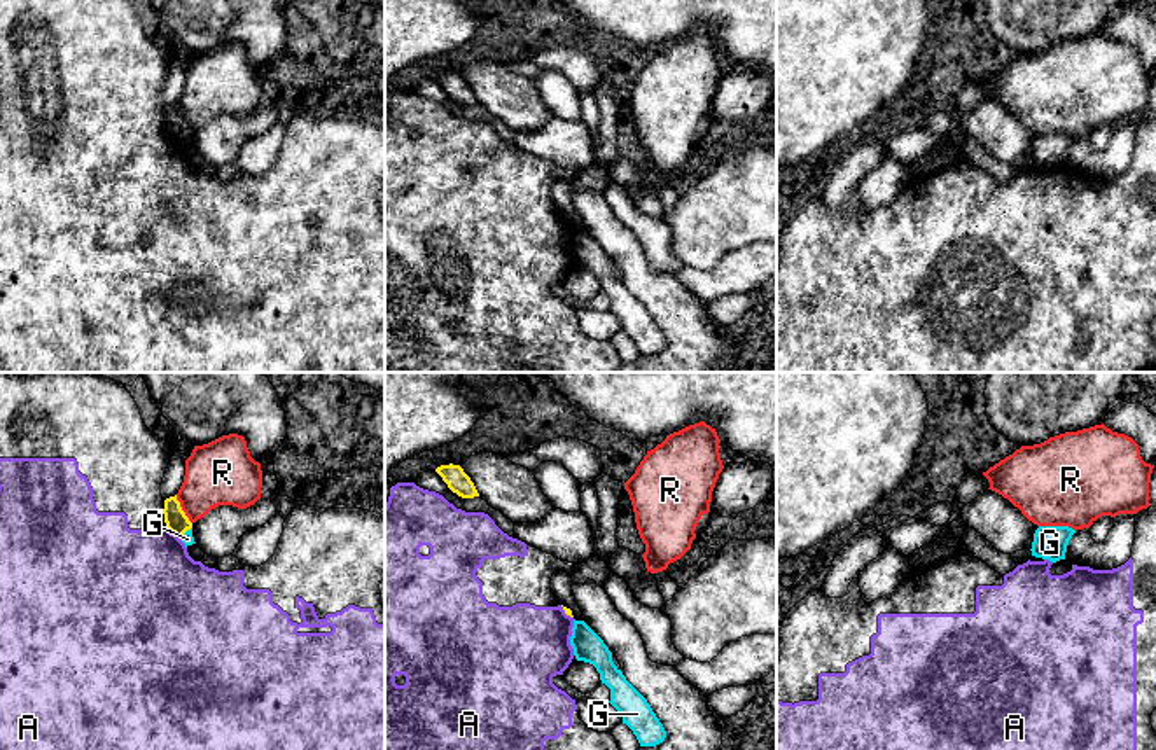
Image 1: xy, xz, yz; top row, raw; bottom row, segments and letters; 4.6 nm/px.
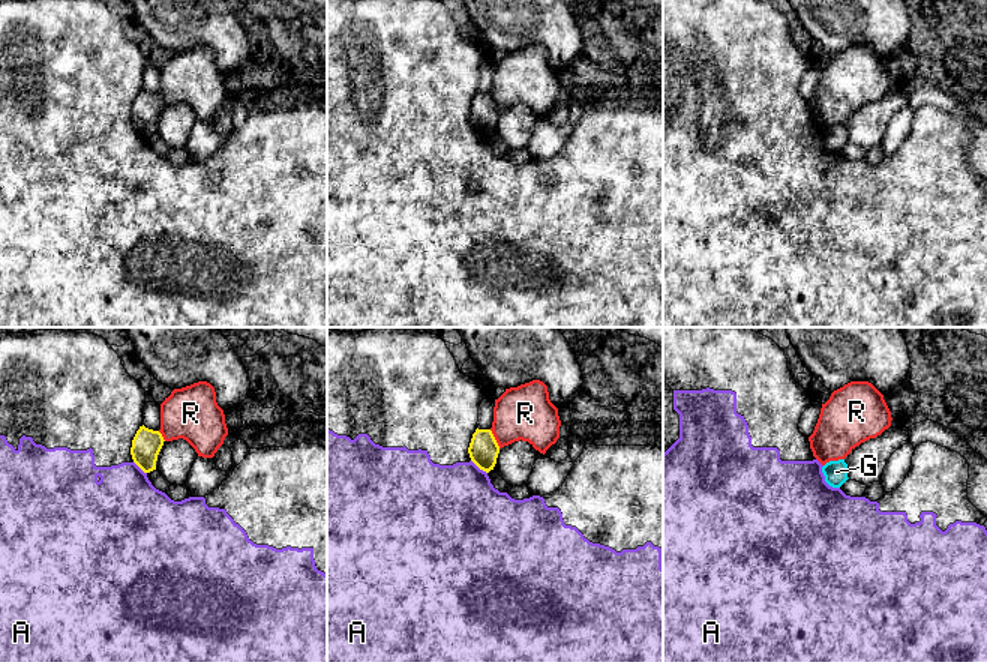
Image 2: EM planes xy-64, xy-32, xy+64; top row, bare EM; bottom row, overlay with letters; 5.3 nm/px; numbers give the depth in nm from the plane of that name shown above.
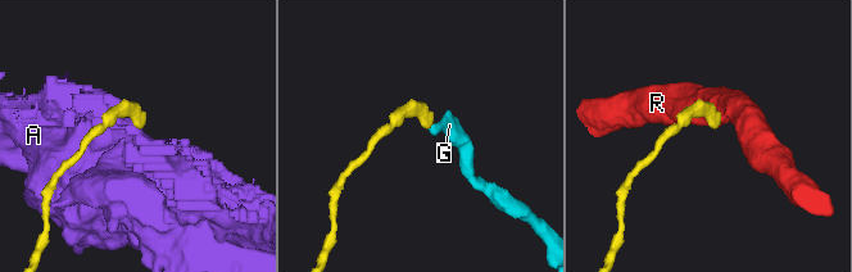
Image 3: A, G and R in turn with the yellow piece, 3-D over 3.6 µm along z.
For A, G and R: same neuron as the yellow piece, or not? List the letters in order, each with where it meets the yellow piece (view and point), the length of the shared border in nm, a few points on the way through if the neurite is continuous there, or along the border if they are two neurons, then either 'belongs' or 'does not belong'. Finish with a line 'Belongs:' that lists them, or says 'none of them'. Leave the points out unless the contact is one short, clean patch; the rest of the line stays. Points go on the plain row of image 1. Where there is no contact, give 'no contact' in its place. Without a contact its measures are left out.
A: meets yellow in xy at (174, 140); contact 80 nm long; border along xy (167, 135), (179, 145); does not belong
G: meets yellow in xy at (186, 138); contact 80 nm long; border along xy (191, 135), (181, 145); does not belong
R: meets yellow in xy at (181, 118); contact 150 nm long; border along xy (175, 104), (191, 131); does not belong
Belongs: none of them

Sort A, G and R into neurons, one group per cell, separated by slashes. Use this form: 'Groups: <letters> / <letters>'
Groups: A / G / R

